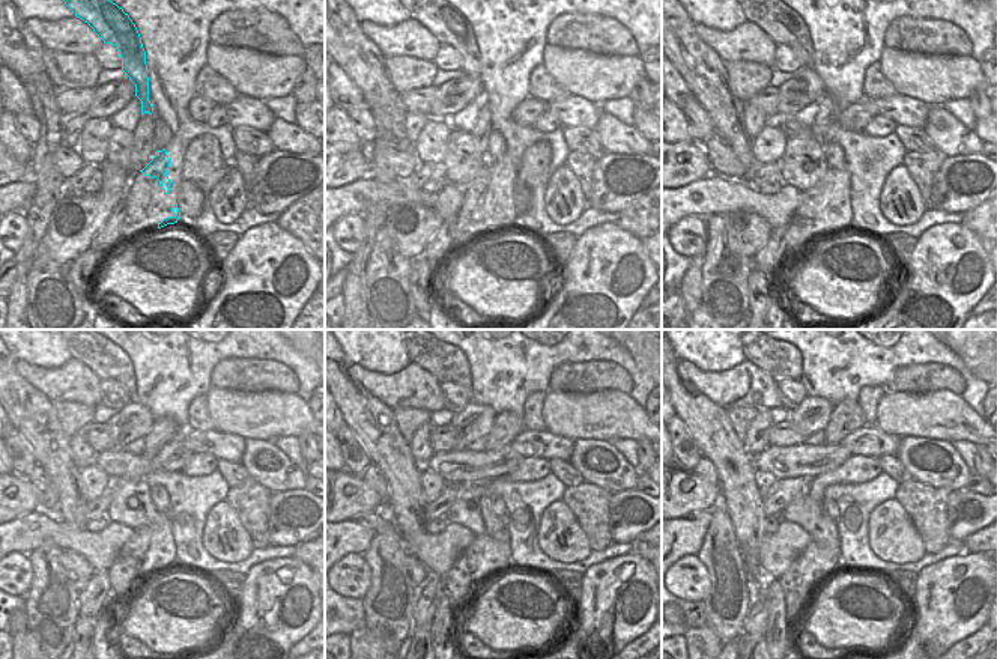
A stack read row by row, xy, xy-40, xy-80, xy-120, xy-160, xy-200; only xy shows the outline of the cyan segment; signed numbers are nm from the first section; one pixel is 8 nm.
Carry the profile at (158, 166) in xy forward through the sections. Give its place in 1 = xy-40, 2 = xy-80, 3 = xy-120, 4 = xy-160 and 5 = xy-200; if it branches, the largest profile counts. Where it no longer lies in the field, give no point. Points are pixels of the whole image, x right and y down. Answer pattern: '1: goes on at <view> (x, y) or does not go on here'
1: goes on at xy-40 (495, 170)
2: goes on at xy-80 (842, 220)
3: goes on at xy-120 (166, 557)
4: goes on at xy-160 (501, 557)
5: goes on at xy-200 (835, 558)

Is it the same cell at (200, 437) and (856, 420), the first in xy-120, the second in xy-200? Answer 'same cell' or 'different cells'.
different cells

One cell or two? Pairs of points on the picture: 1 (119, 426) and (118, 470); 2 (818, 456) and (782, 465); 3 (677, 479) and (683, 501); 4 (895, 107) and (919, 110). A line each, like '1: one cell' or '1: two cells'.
1: two cells
2: one cell
3: one cell
4: one cell

